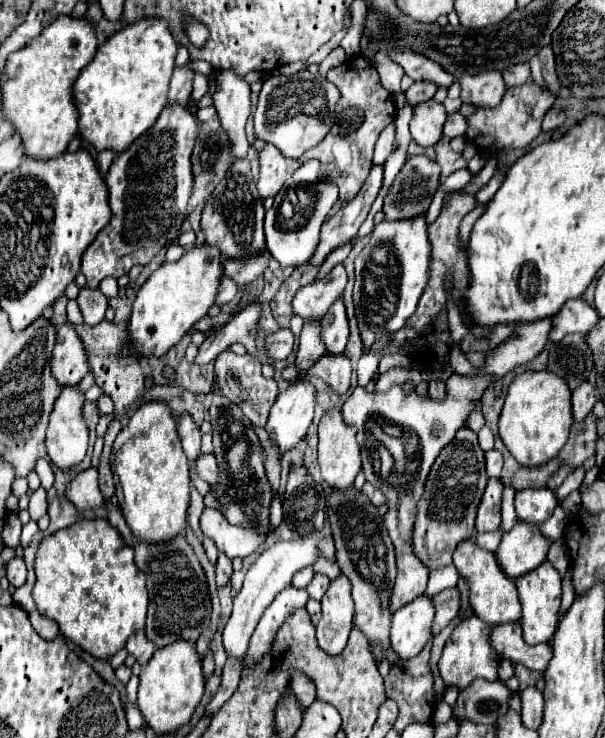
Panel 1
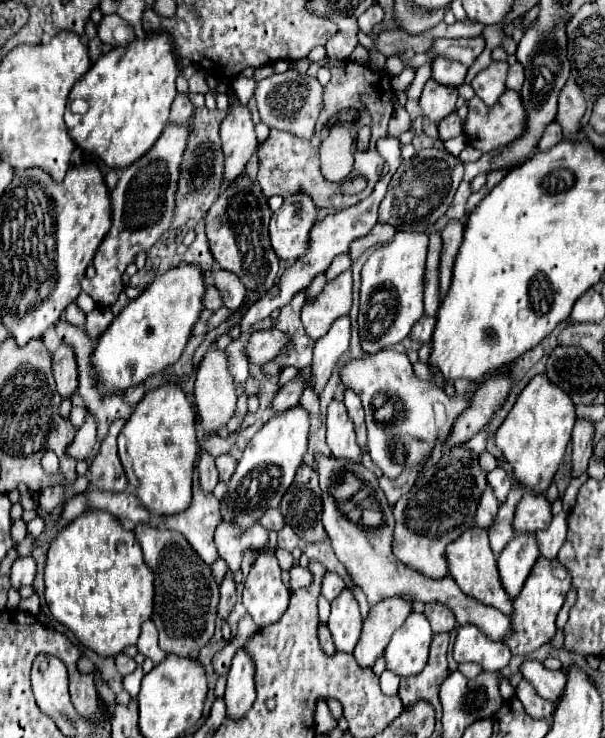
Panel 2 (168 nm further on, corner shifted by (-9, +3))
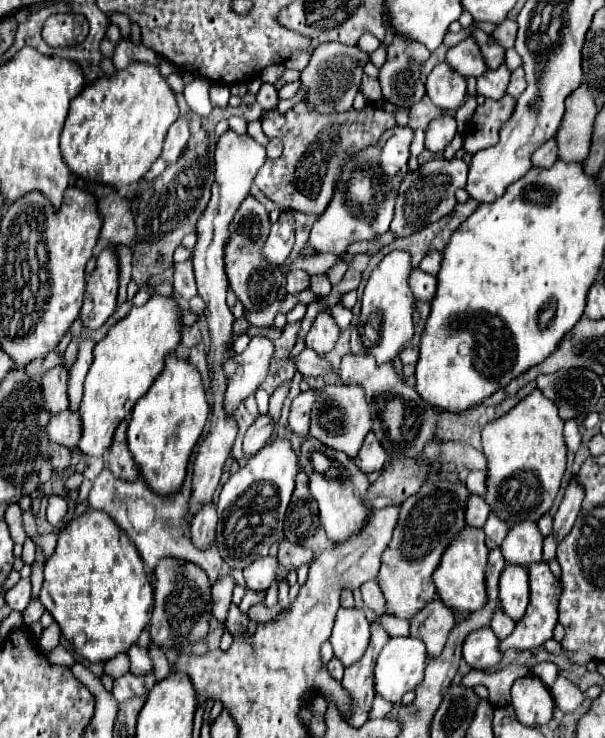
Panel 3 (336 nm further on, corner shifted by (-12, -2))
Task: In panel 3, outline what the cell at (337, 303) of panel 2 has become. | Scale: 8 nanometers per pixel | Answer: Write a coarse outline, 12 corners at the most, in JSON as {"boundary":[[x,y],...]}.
{"boundary":[[320,312],[306,346],[324,356],[340,336],[338,324],[330,314]]}

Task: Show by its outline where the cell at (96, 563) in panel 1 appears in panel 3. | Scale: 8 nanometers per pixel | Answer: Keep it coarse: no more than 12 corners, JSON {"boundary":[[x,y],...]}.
{"boundary":[[88,510],[60,530],[40,602],[80,656],[126,652],[154,594],[128,534]]}

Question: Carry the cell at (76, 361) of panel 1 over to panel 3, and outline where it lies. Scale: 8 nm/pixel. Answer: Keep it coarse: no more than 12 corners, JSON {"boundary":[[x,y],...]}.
{"boundary":[[50,368],[42,380],[44,408],[68,410],[68,370]]}

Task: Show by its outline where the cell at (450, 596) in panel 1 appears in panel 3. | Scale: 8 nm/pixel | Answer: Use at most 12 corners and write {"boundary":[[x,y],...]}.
{"boundary":[[432,600],[410,620],[410,636],[440,656],[454,612]]}

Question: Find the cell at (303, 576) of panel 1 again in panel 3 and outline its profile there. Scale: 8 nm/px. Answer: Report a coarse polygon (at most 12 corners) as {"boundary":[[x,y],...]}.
{"boundary":[[263,603],[250,607],[250,620],[265,624],[275,619],[280,611],[278,604],[268,608]]}

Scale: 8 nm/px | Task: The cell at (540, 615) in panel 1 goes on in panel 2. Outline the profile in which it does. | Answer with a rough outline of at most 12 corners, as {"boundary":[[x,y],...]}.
{"boundary":[[539,557],[515,597],[513,655],[529,655],[557,631],[571,577]]}

